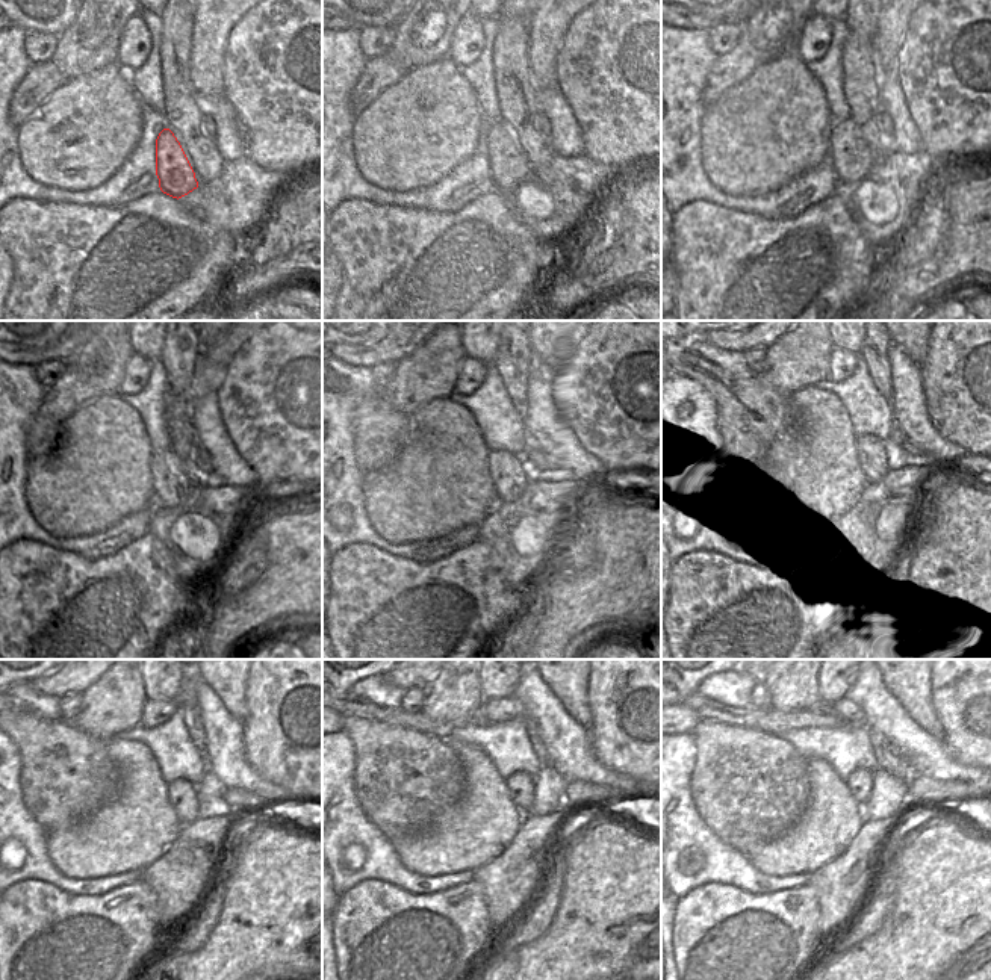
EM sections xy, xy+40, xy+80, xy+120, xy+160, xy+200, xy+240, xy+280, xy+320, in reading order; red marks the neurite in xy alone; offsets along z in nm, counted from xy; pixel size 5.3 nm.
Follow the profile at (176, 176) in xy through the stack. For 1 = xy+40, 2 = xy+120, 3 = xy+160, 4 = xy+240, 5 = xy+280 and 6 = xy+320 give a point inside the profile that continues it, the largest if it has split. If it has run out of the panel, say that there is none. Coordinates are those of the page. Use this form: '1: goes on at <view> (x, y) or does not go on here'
1: goes on at xy+40 (510, 168)
2: goes on at xy+120 (171, 486)
3: goes on at xy+160 (510, 474)
4: goes on at xy+240 (183, 794)
5: goes on at xy+280 (521, 785)
6: goes on at xy+320 (860, 782)

